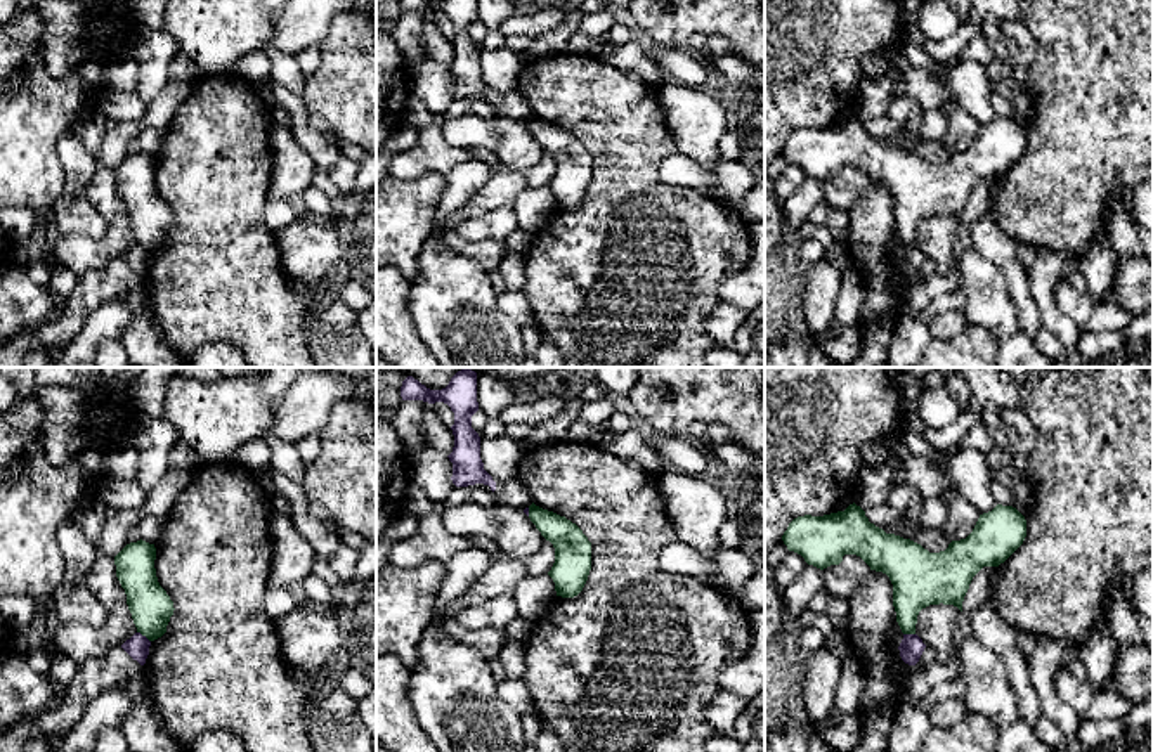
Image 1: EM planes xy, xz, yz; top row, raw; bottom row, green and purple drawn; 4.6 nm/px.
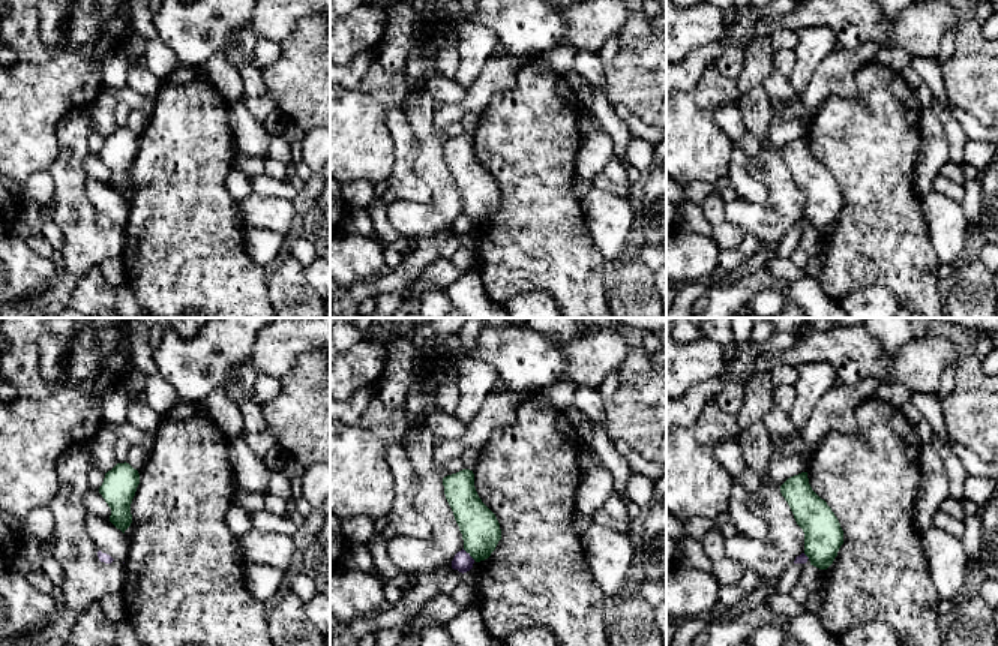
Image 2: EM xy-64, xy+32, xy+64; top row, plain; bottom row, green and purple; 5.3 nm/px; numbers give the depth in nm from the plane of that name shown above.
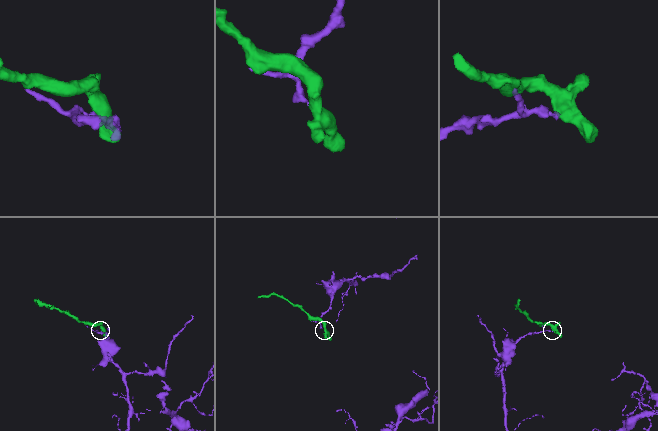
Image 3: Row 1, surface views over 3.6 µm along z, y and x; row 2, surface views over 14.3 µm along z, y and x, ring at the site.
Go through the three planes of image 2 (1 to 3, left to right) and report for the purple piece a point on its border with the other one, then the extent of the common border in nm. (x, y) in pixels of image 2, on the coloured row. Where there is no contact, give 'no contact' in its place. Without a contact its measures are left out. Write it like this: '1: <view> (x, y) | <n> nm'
1: no contact
2: xy+32 (468, 552) | 90 nm
3: xy+64 (806, 555) | 50 nm

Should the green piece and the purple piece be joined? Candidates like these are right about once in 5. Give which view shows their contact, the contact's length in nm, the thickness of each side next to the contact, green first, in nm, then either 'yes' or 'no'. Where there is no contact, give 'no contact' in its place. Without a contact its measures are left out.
contact in xy; length 80 nm; calibres 190 and 110 nm; no

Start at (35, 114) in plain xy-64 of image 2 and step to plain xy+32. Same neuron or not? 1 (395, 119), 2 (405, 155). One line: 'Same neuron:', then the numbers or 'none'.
Same neuron: none

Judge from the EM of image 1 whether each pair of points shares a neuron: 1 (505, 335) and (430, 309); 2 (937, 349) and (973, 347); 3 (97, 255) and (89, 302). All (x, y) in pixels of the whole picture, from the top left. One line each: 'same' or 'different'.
1: same
2: same
3: different

